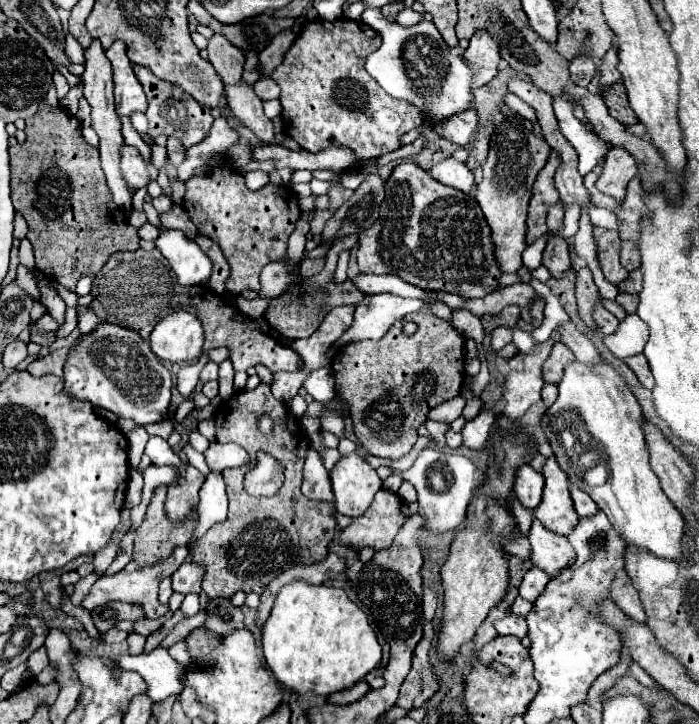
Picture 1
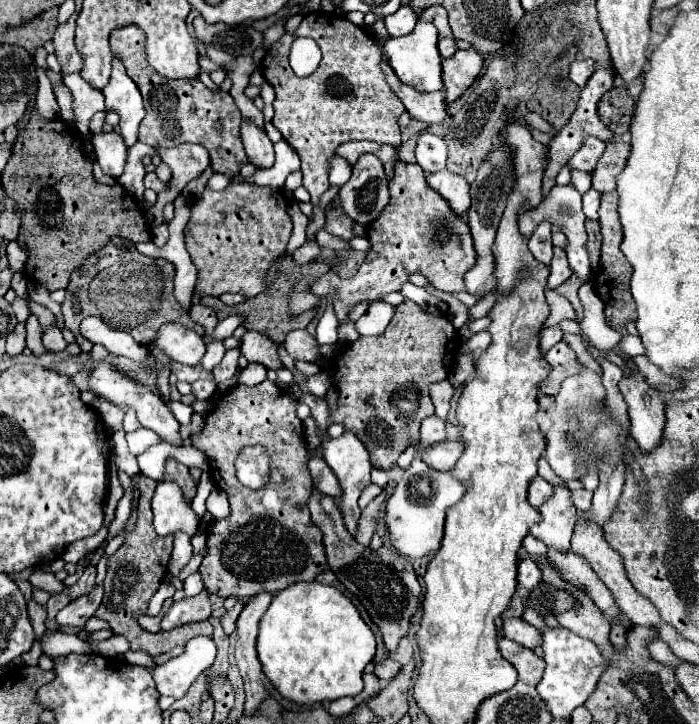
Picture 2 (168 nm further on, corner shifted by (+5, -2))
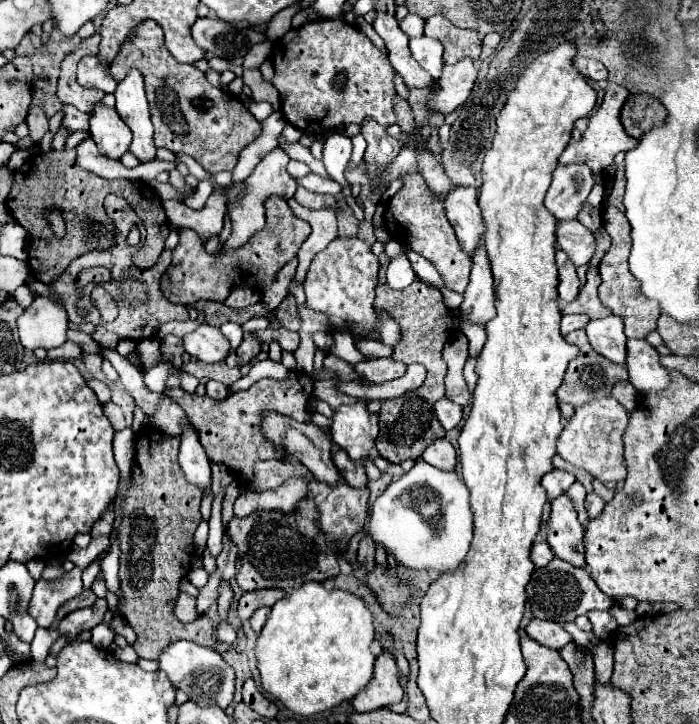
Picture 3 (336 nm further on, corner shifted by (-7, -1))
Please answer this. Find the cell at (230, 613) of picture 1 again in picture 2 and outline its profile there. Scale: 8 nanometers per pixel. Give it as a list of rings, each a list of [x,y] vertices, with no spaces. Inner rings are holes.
[[[234,606],[234,610],[232,610],[232,612],[226,612],[226,614],[220,618],[222,628],[224,628],[224,632],[226,632],[228,636],[230,636],[230,634],[234,632],[234,628],[236,628],[236,618],[238,618],[240,610],[242,610],[242,606]]]

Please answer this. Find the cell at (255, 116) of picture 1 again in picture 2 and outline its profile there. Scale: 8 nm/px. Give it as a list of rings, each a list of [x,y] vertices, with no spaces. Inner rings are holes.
[[[244,120],[240,126],[240,134],[252,164],[258,168],[270,168],[274,164],[274,146],[266,136],[266,132],[258,128],[254,122]]]

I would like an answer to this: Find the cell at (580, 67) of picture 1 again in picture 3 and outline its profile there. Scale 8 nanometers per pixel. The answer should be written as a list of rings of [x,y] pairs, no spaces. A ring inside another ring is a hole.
[[[588,59],[586,75],[588,75],[590,79],[594,79],[594,81],[602,81],[602,79],[608,77],[608,71],[606,71],[606,67],[604,67],[600,61],[596,61],[596,59]]]

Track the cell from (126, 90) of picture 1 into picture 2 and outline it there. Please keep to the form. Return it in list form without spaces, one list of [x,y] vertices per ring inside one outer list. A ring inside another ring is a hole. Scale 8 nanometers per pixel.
[[[118,56],[112,58],[112,76],[102,88],[102,94],[106,98],[106,110],[112,110],[120,116],[120,134],[130,148],[138,140],[138,124],[144,118],[144,104],[140,90],[126,76],[126,68]]]

